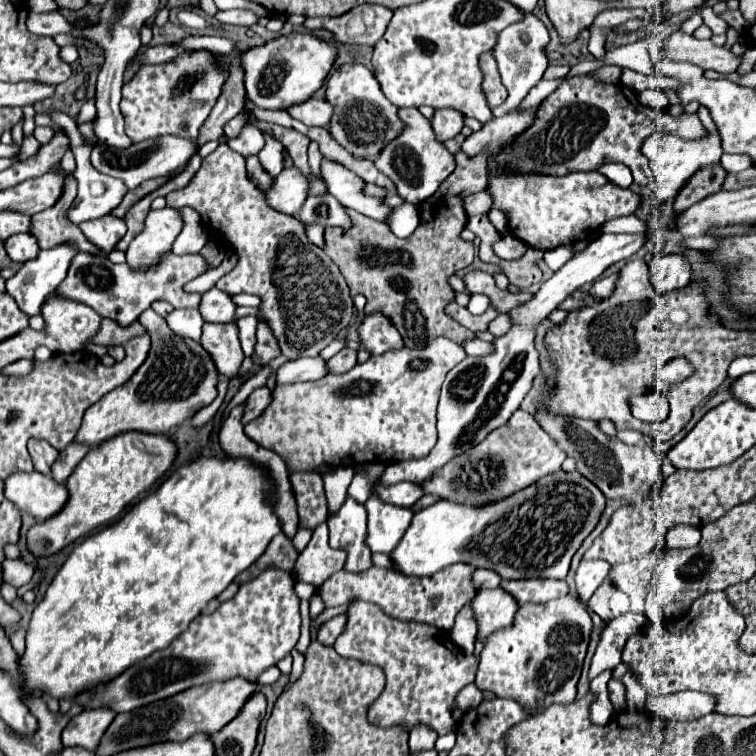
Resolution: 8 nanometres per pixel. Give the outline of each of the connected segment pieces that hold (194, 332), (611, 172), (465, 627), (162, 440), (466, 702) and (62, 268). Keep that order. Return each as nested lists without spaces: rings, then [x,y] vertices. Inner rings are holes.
[[[175,309],[171,317],[167,317],[167,325],[175,335],[199,341],[199,331],[203,327],[203,317],[197,309]]]
[[[607,163],[607,165],[601,167],[601,171],[603,171],[603,175],[607,179],[611,179],[615,185],[619,185],[623,189],[627,189],[631,185],[631,181],[633,181],[631,179],[631,171],[621,163]]]
[[[465,605],[457,617],[455,617],[455,625],[451,629],[451,639],[465,651],[465,653],[473,653],[473,645],[475,645],[475,631],[477,631],[477,623],[473,617],[473,611],[469,605]]]
[[[139,431],[119,435],[119,439],[103,443],[99,451],[89,451],[65,481],[69,499],[63,509],[27,531],[27,549],[35,557],[51,557],[93,529],[109,525],[129,503],[145,495],[165,475],[175,457],[177,447],[167,435],[139,435]]]
[[[471,683],[471,685],[463,687],[463,691],[459,691],[459,703],[457,703],[457,707],[463,709],[463,711],[469,711],[469,709],[477,707],[481,701],[483,701],[481,691],[477,689],[475,683]]]
[[[63,243],[63,245],[57,245],[53,249],[41,249],[35,259],[23,263],[23,267],[11,279],[7,279],[7,293],[17,301],[17,305],[29,317],[37,315],[41,311],[43,299],[65,279],[67,267],[69,267],[71,259],[77,255],[77,251],[79,249],[75,247],[75,243]]]

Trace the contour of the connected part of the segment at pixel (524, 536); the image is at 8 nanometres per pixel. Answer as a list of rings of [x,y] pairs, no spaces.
[[[577,471],[547,475],[547,479],[539,479],[539,483],[533,483],[527,491],[519,491],[519,495],[511,495],[511,499],[503,499],[503,503],[493,503],[491,507],[473,509],[459,503],[437,501],[413,515],[403,539],[391,551],[393,569],[407,577],[427,577],[451,563],[475,563],[477,567],[497,571],[503,579],[565,579],[573,553],[593,531],[603,509],[605,495]]]

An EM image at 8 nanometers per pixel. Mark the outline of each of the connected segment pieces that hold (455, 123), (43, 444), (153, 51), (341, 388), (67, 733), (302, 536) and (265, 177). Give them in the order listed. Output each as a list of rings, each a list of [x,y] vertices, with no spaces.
[[[437,109],[431,119],[431,125],[437,141],[449,141],[463,129],[463,115],[451,109],[443,109],[443,111]]]
[[[29,439],[29,453],[33,459],[35,471],[43,475],[49,475],[53,461],[59,457],[59,451],[43,439]]]
[[[157,45],[157,47],[149,47],[145,53],[137,53],[135,61],[141,65],[165,63],[167,59],[173,59],[175,55],[179,55],[179,51],[183,51],[183,49],[173,47],[173,45]]]
[[[437,337],[433,339],[427,347],[423,349],[399,349],[399,351],[387,351],[383,355],[371,355],[365,363],[355,365],[351,371],[347,371],[345,375],[325,375],[323,379],[317,381],[307,381],[307,383],[295,383],[295,385],[287,385],[287,387],[275,387],[273,391],[273,401],[271,407],[267,407],[267,411],[263,411],[263,415],[259,415],[257,419],[253,419],[251,423],[245,425],[245,433],[259,443],[265,449],[275,451],[279,457],[283,457],[287,469],[291,473],[295,471],[313,471],[319,473],[321,467],[357,467],[363,463],[395,463],[395,461],[403,461],[403,459],[421,459],[425,455],[429,455],[429,451],[435,447],[437,443],[437,427],[435,427],[435,417],[437,417],[437,401],[439,401],[439,391],[443,385],[445,375],[465,357],[465,349],[457,343],[453,343],[451,339],[445,337]]]
[[[99,707],[99,709],[89,709],[79,713],[63,729],[63,745],[69,747],[77,745],[95,751],[95,743],[99,743],[103,731],[111,725],[113,719],[115,719],[115,711],[111,711],[109,707]]]
[[[301,523],[297,525],[297,533],[295,533],[295,537],[293,537],[293,541],[295,541],[295,547],[299,547],[299,551],[303,551],[305,547],[307,547],[307,543],[309,543],[309,539],[311,539],[311,529],[307,529],[307,527],[303,527]]]
[[[249,155],[245,161],[247,161],[247,173],[249,173],[249,177],[255,181],[255,185],[257,185],[259,189],[263,189],[263,191],[271,189],[273,183],[275,183],[275,177],[271,177],[271,175],[261,167],[259,157],[257,157],[257,155]]]

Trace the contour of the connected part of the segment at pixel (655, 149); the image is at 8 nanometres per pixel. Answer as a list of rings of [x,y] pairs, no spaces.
[[[655,133],[655,135],[645,139],[643,153],[653,163],[655,181],[657,181],[657,189],[659,189],[659,191],[655,191],[655,199],[657,199],[659,205],[663,205],[663,203],[675,199],[675,195],[679,195],[679,191],[687,185],[687,181],[697,171],[701,171],[703,167],[719,165],[723,149],[721,149],[719,135],[707,135],[707,139],[697,139],[697,141],[683,141],[683,139],[675,137],[675,135]]]

